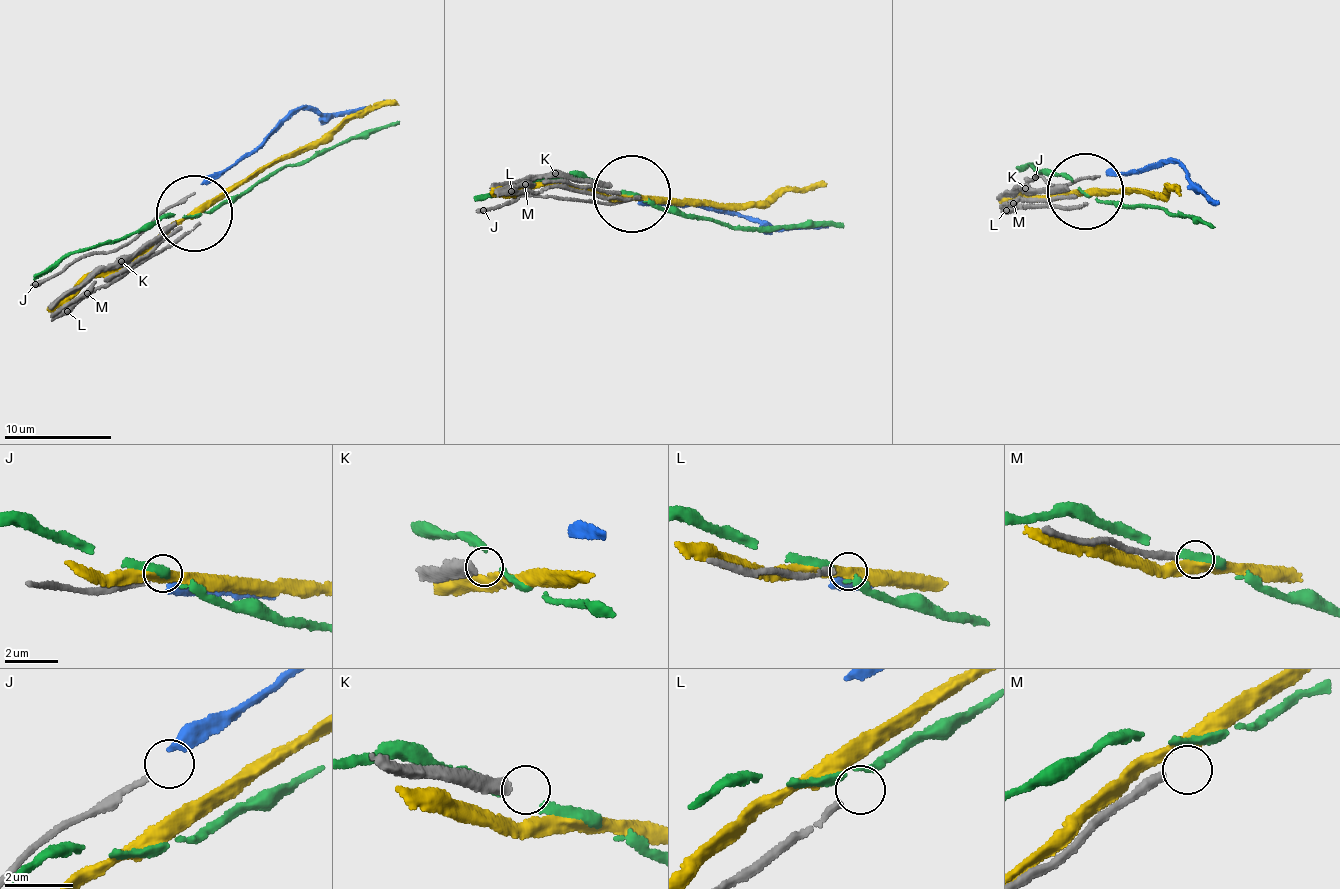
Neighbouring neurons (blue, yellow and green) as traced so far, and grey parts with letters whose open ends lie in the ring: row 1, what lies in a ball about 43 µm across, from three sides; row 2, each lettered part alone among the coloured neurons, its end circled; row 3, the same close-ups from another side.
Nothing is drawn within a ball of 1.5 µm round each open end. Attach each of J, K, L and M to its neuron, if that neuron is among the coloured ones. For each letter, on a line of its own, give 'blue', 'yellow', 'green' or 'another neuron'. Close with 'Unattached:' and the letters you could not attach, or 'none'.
J: another neuron
K: another neuron
L: another neuron
M: another neuron
Unattached: J, K, L, M

